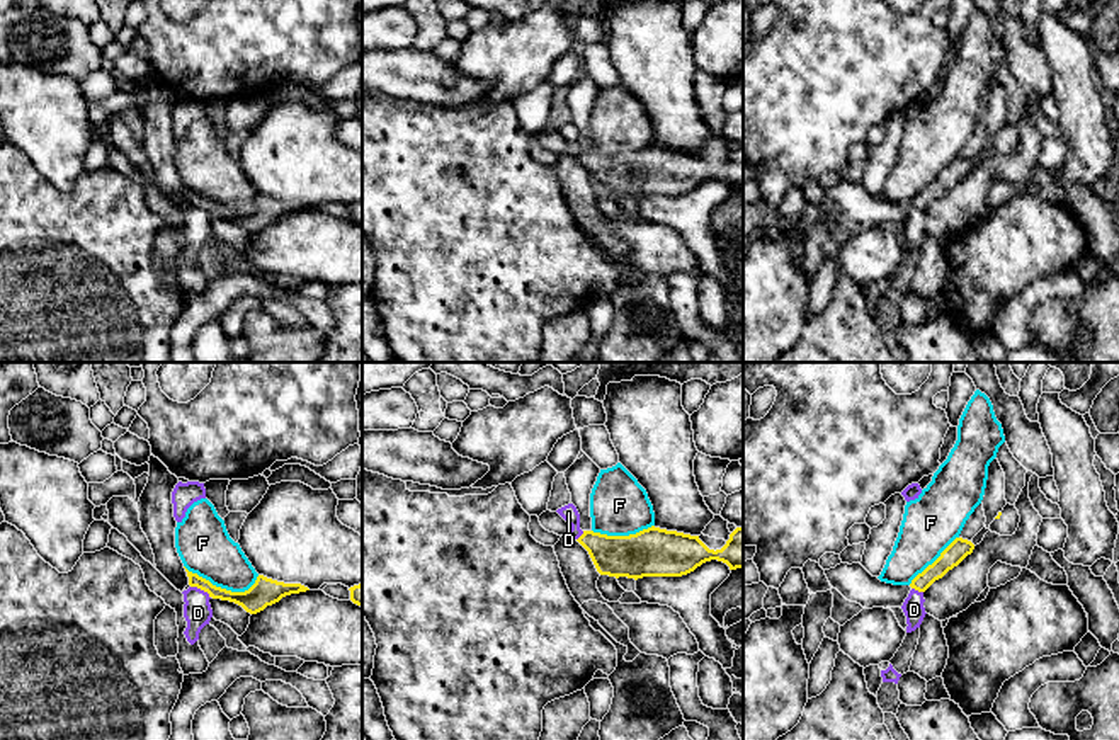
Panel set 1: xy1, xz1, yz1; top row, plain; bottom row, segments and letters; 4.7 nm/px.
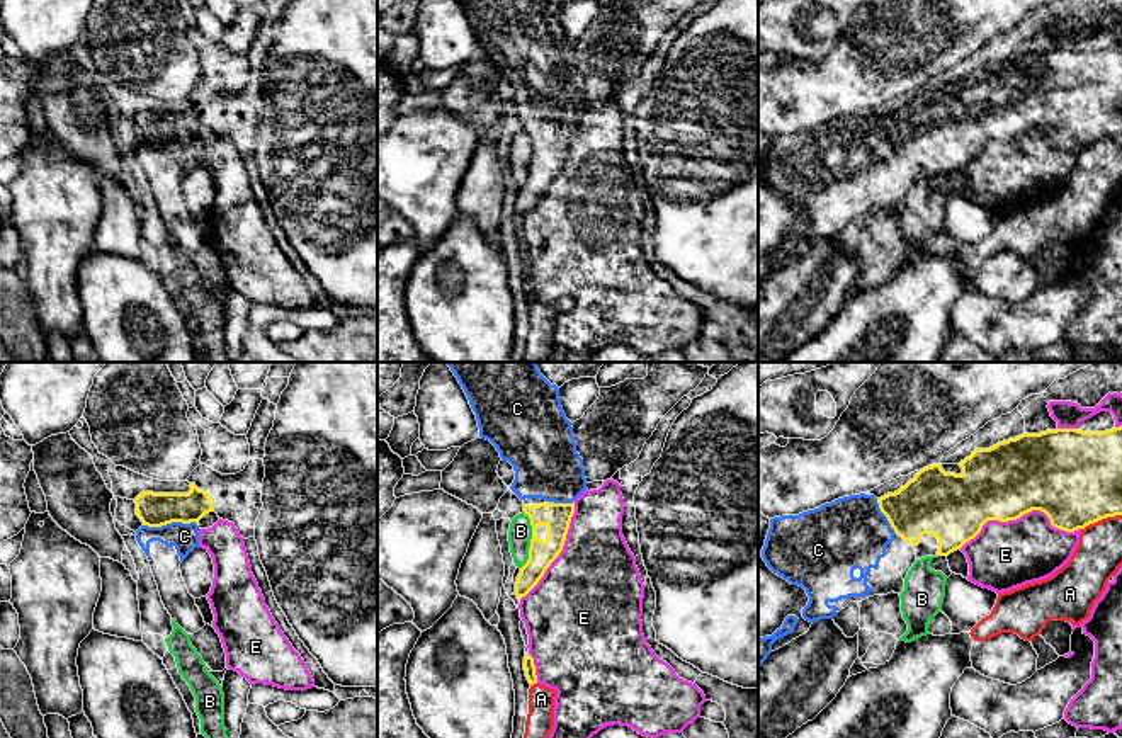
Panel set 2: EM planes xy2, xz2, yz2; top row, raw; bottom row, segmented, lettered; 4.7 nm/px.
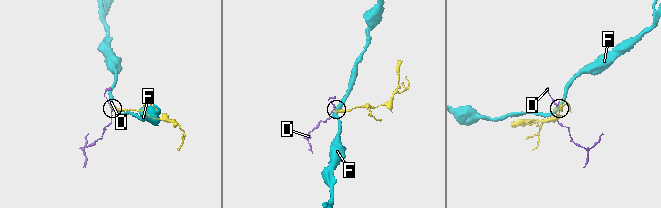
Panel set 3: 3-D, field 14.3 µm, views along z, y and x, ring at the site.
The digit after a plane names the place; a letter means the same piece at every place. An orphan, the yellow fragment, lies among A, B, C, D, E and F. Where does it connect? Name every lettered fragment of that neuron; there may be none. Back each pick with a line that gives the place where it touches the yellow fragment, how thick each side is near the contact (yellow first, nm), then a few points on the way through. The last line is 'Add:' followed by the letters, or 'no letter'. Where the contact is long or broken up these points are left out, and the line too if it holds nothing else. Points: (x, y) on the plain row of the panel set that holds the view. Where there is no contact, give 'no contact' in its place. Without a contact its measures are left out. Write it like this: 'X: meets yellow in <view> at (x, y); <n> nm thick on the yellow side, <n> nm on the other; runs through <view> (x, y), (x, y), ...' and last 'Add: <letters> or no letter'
C: meets yellow in xy2 at (170, 141); 160 nm thick on the yellow side, 130 nm on the other; runs through xy2 (153, 128), (170, 141), (184, 155)
Add: C

